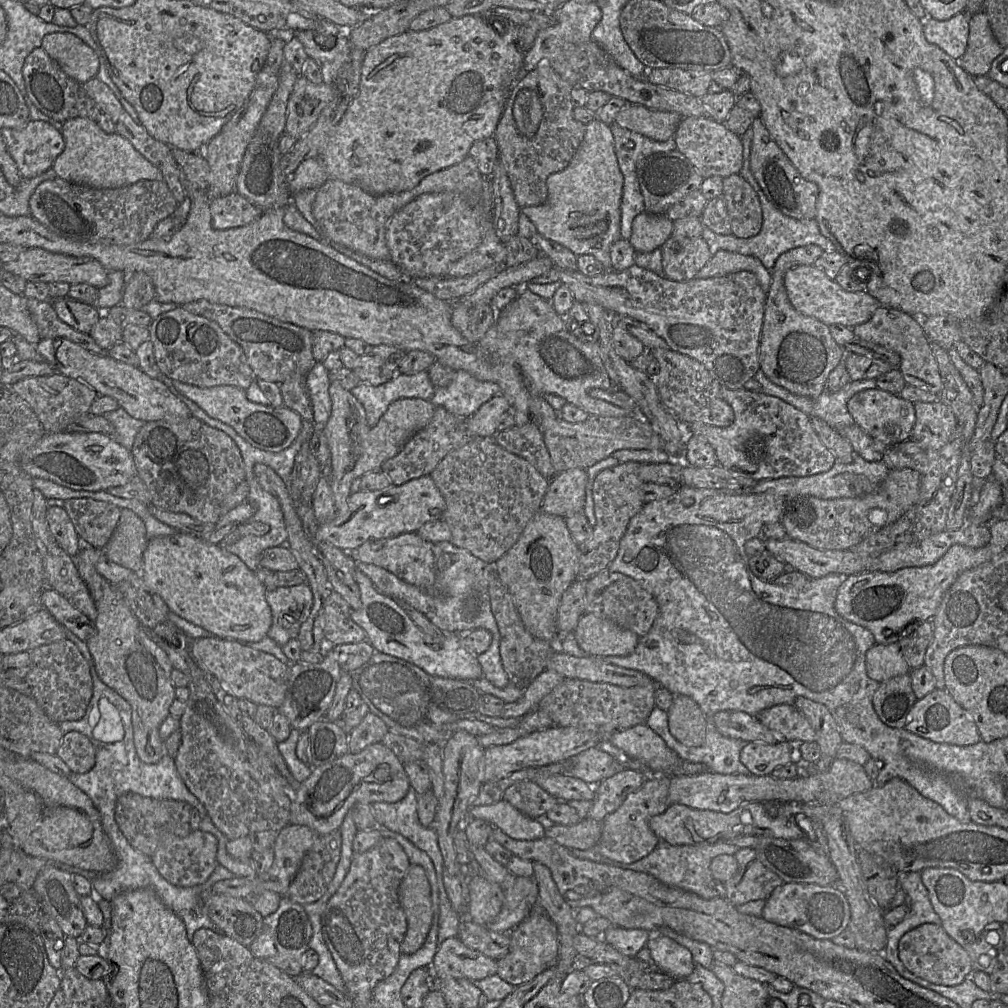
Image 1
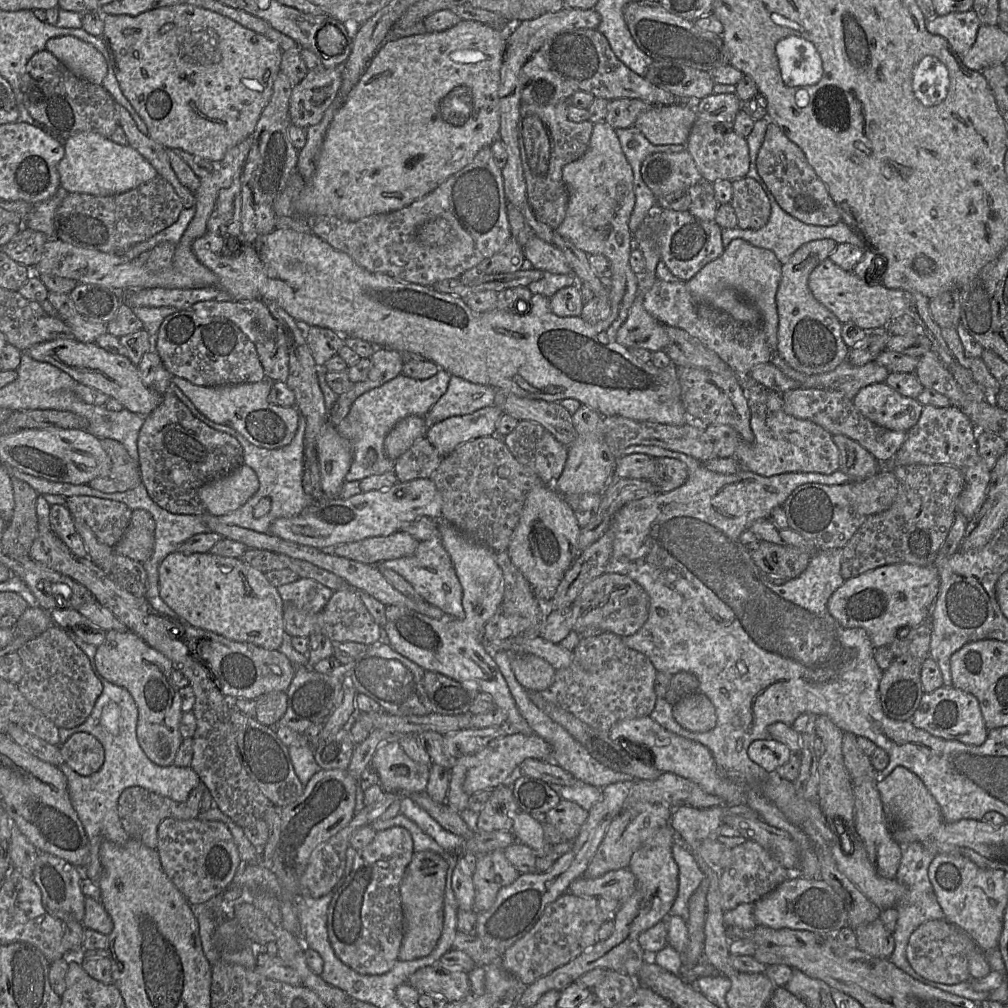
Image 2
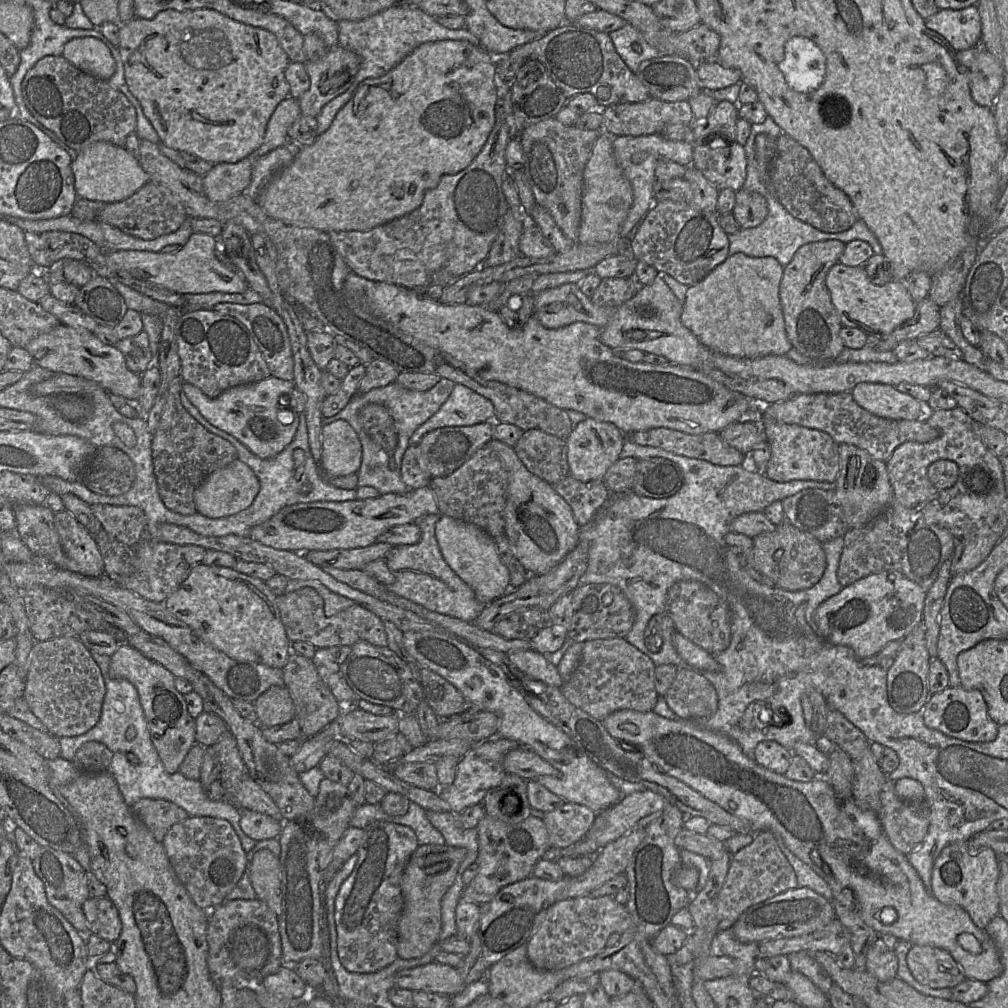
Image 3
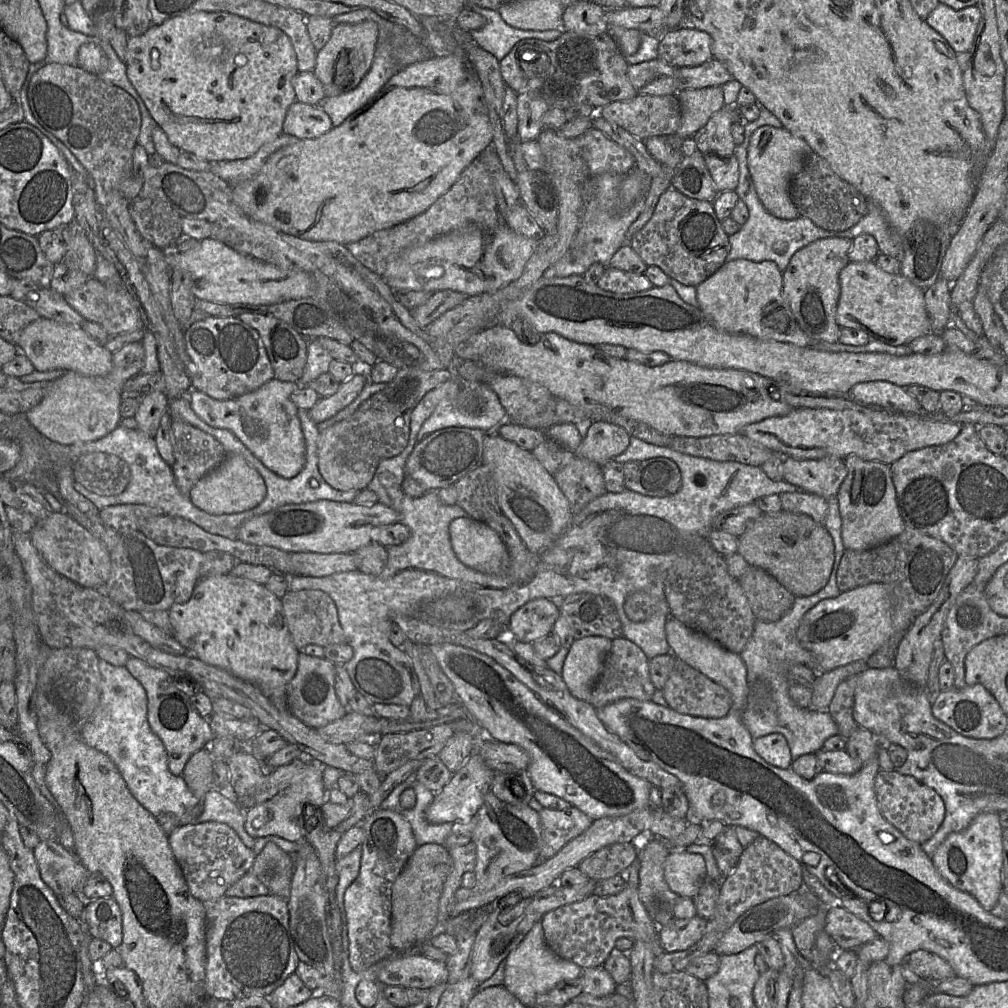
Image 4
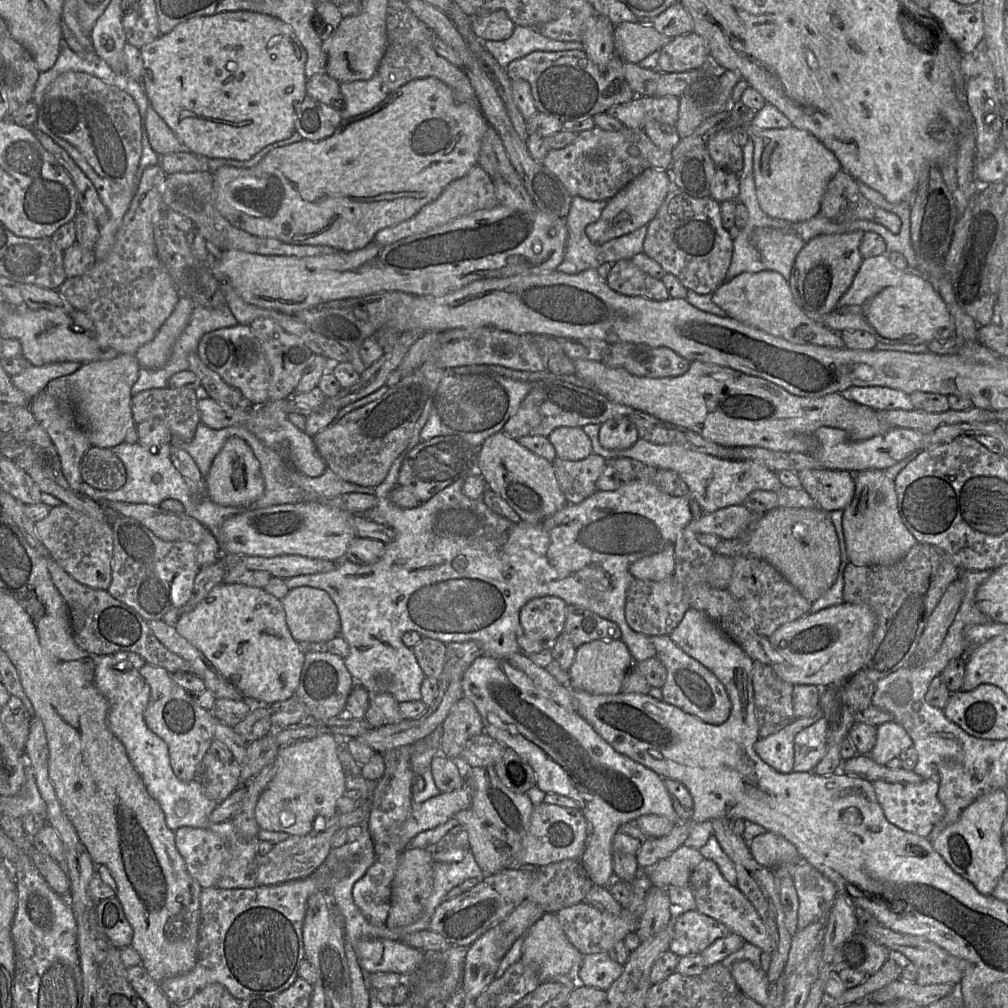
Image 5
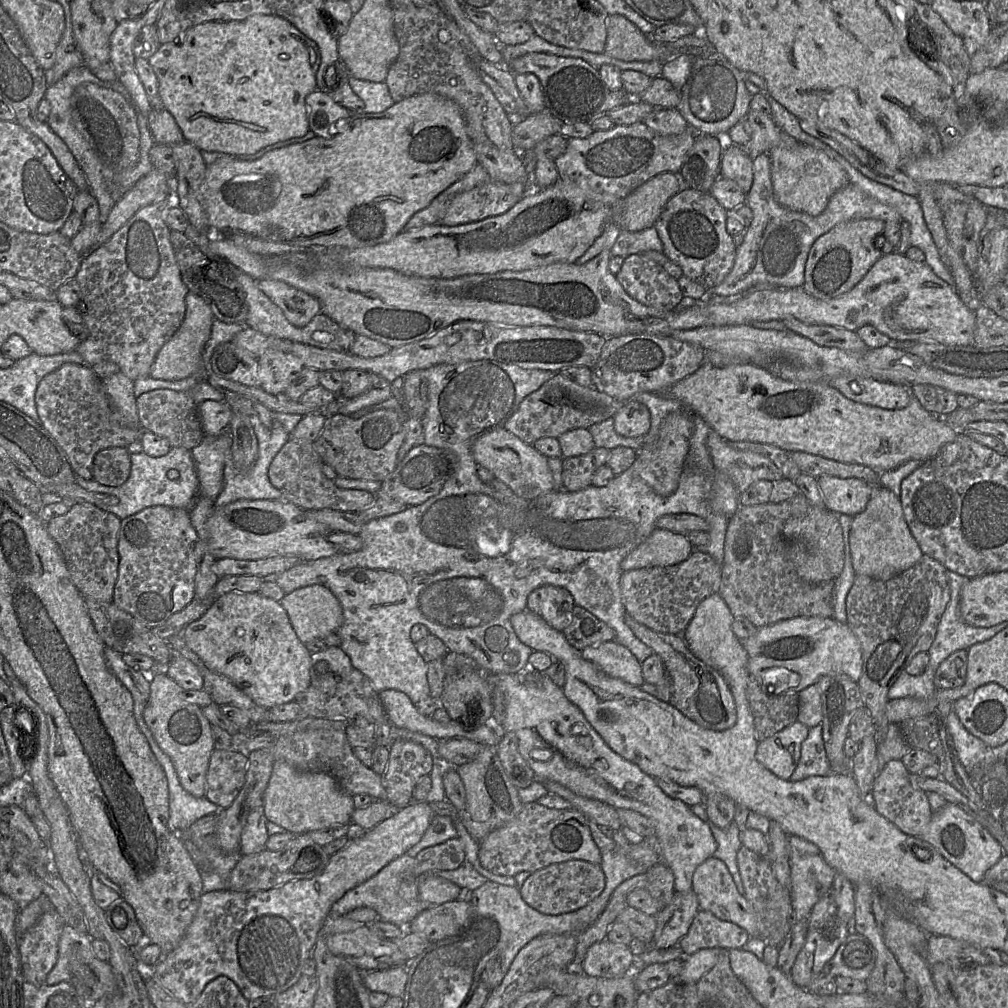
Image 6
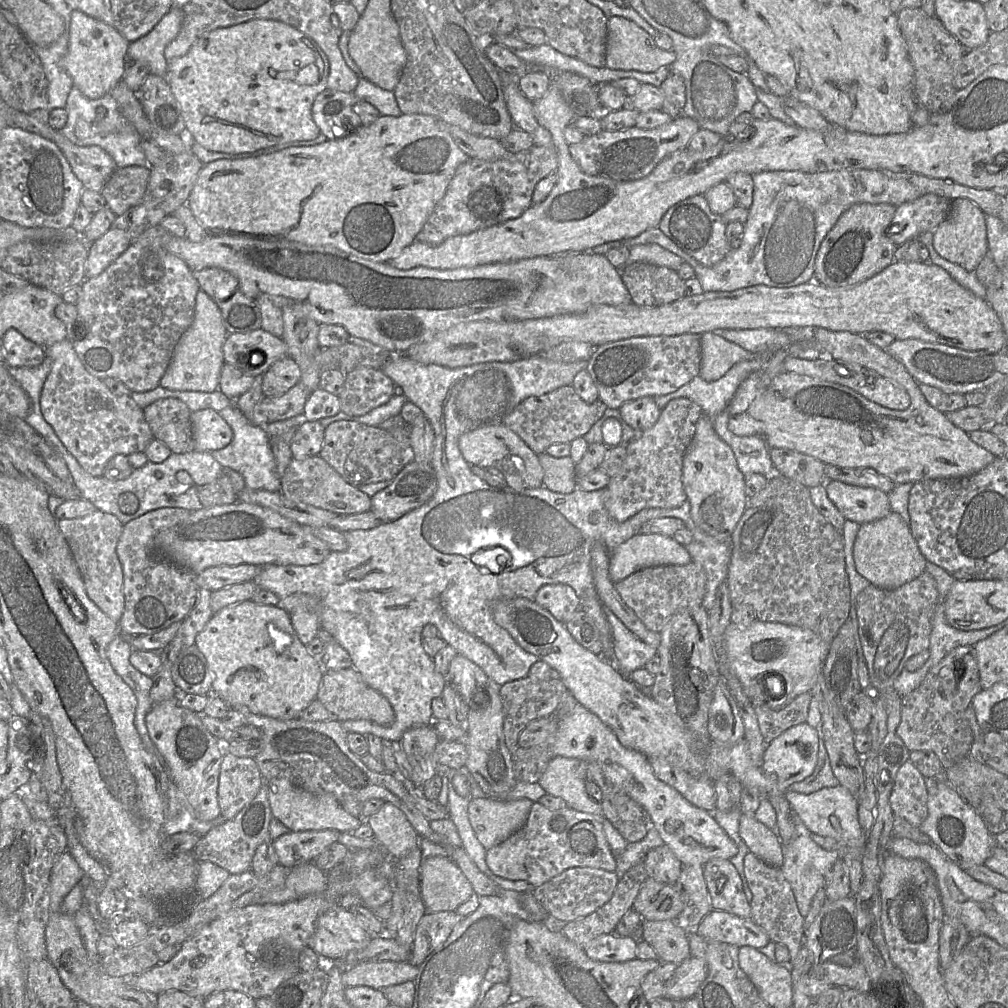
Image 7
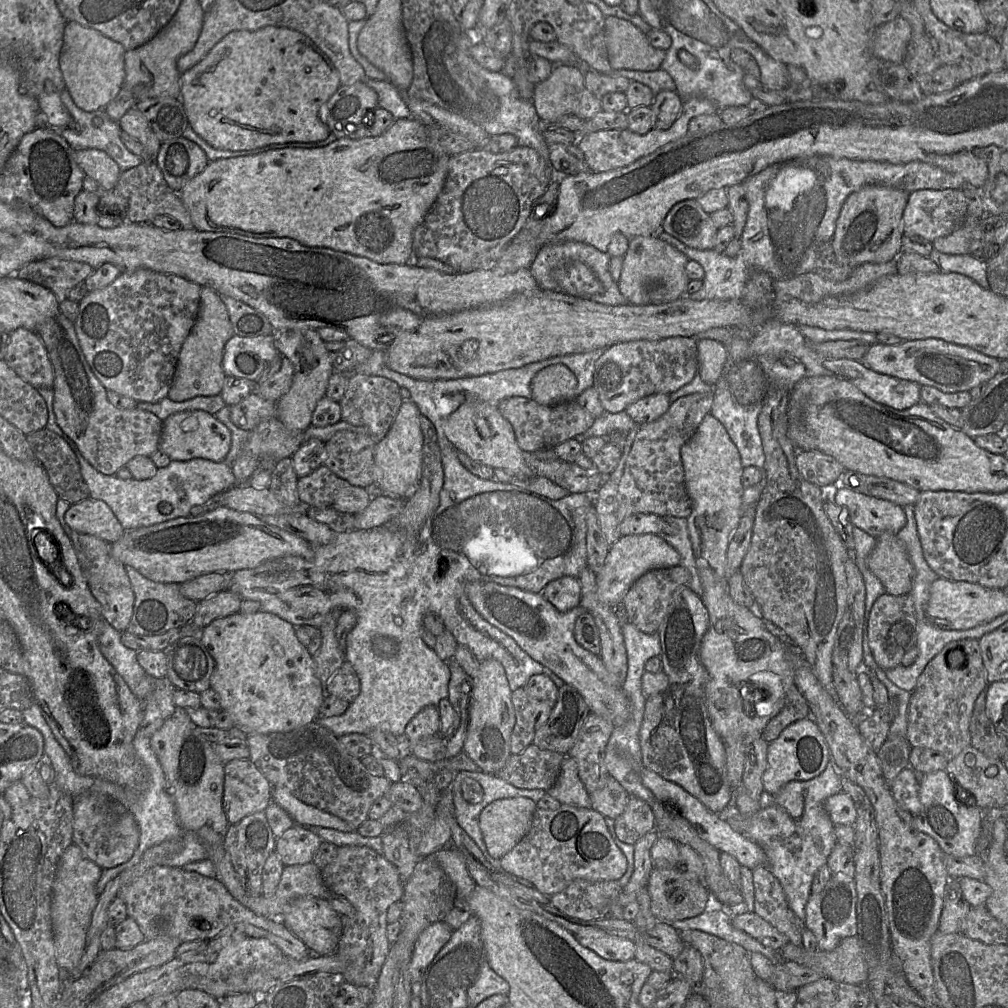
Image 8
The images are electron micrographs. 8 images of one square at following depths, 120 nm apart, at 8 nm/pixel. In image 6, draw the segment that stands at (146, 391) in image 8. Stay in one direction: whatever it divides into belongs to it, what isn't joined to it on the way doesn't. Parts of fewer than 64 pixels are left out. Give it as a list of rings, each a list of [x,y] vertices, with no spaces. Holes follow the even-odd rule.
[[[171,195],[166,200],[157,201],[144,206],[139,209],[117,232],[115,232],[106,243],[95,250],[90,251],[86,255],[82,255],[83,259],[75,278],[80,286],[80,299],[76,307],[84,319],[89,335],[85,340],[80,341],[76,351],[84,359],[85,365],[90,367],[101,360],[109,360],[116,363],[120,368],[120,371],[133,381],[142,377],[147,377],[149,376],[150,369],[157,353],[182,324],[186,312],[185,297],[189,293],[189,289],[182,281],[180,269],[176,262],[175,253],[170,241],[171,229],[165,221],[166,210],[173,203],[174,195]]]

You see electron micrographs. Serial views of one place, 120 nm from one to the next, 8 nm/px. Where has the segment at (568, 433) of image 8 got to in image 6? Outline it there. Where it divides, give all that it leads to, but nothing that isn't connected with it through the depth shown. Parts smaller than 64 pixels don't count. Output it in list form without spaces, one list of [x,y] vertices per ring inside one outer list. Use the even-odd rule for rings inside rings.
[[[556,374],[538,390],[526,396],[503,427],[524,443],[532,445],[541,438],[558,438],[569,430],[588,429],[596,423],[613,417],[625,403],[599,392],[594,387],[580,386]]]

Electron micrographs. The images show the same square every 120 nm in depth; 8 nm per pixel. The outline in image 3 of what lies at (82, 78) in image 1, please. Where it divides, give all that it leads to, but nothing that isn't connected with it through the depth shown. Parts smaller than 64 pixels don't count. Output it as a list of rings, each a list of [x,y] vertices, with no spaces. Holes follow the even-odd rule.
[[[76,37],[64,45],[62,56],[78,69],[108,80],[116,69],[109,48],[94,37]]]

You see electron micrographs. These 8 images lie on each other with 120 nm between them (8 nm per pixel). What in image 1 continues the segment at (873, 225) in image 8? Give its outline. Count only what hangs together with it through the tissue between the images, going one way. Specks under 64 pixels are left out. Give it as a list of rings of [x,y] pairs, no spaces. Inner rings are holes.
[[[817,245],[797,247],[781,254],[771,270],[772,282],[767,292],[759,346],[760,370],[774,384],[792,394],[818,398],[826,389],[830,373],[844,359],[844,347],[832,338],[829,326],[805,316],[790,303],[784,286],[786,271],[797,265],[813,265],[824,253]]]

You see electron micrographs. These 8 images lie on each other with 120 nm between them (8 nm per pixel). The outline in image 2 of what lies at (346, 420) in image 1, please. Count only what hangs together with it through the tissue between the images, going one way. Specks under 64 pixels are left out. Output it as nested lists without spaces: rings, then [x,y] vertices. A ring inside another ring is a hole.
[[[408,416],[400,420],[384,440],[386,456],[396,461],[414,442],[425,437],[427,430],[424,417]]]

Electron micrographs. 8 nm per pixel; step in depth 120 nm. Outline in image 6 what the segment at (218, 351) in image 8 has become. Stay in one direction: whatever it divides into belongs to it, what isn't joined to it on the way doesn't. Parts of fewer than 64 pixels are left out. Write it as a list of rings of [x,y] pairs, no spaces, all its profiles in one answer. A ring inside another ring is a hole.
[[[194,293],[187,294],[185,303],[186,312],[182,324],[155,357],[149,373],[153,379],[182,380],[193,375],[201,366],[202,353],[210,338],[215,316],[204,300]]]

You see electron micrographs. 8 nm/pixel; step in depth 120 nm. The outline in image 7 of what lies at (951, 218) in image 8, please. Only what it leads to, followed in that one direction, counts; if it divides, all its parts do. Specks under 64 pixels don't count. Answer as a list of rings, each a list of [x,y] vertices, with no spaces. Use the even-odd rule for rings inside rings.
[[[922,194],[896,208],[886,234],[892,242],[901,246],[904,242],[924,232],[934,232],[947,218],[951,201],[936,194]]]

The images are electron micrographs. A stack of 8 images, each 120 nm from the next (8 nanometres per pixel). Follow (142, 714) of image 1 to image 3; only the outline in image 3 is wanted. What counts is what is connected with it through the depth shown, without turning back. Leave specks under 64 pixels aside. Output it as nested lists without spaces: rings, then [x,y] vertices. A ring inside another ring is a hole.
[[[121,643],[110,657],[109,676],[128,680],[135,686],[153,746],[166,772],[178,772],[188,751],[196,743],[195,719],[188,713],[184,696],[175,689],[173,674],[130,645]]]

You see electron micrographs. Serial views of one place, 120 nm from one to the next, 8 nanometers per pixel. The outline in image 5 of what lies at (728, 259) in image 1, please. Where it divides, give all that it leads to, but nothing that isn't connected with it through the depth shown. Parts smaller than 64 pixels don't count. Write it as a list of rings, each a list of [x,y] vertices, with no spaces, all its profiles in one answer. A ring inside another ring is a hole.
[[[771,270],[743,272],[730,281],[721,283],[711,294],[711,299],[715,305],[725,311],[726,317],[792,344],[844,347],[840,333],[815,322],[802,312],[793,299],[787,280],[778,272]]]

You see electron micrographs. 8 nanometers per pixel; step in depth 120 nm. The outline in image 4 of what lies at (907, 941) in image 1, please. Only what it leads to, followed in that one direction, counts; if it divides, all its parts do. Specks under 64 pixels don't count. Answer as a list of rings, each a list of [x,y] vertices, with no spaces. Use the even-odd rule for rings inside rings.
[[[927,950],[910,953],[907,965],[922,980],[939,983],[956,977],[953,968],[946,960]]]

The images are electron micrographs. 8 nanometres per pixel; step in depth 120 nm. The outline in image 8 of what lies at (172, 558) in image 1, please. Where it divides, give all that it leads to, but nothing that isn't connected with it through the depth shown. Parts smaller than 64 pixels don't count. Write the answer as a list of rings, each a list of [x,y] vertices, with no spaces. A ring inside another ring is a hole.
[[[262,610],[253,614],[237,612],[213,620],[200,630],[199,637],[215,661],[210,688],[218,694],[221,709],[232,715],[235,727],[245,734],[287,732],[318,720],[325,689],[316,674],[314,656],[297,638],[293,624]]]

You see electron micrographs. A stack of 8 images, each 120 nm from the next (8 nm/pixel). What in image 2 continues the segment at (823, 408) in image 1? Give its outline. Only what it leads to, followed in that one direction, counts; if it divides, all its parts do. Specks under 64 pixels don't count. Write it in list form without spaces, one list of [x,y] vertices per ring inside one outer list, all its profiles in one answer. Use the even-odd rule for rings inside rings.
[[[775,354],[771,363],[787,377],[798,382],[799,388],[833,389],[842,392],[850,400],[853,400],[861,388],[884,382],[890,374],[885,367],[876,361],[867,362],[862,366],[854,366],[845,360],[831,372],[811,376],[792,369],[781,357]]]

